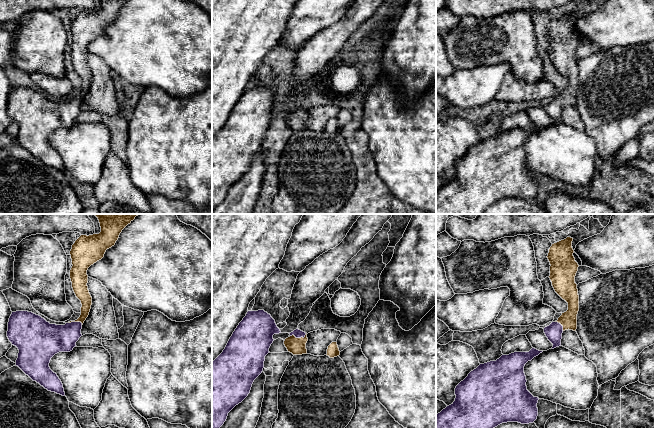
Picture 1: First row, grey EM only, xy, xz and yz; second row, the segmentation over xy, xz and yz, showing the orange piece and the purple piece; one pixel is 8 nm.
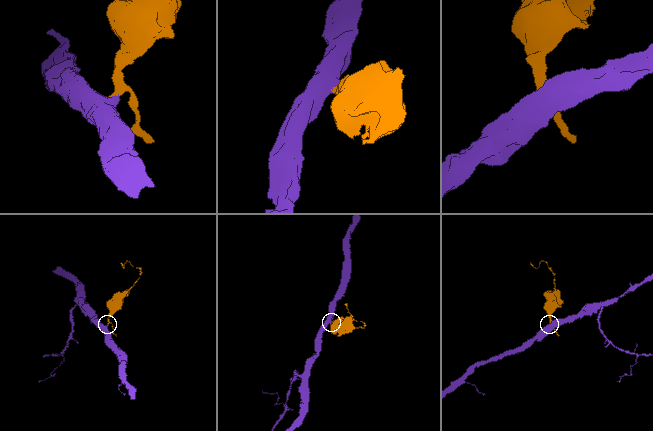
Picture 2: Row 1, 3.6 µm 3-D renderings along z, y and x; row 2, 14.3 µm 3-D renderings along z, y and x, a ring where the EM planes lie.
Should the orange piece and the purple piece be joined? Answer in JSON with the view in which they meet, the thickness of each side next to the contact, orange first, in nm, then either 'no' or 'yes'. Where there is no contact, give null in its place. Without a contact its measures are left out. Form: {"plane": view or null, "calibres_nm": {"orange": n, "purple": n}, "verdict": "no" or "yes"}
{"plane": "xz", "calibres_nm": {"orange": 140, "purple": 70}, "verdict": "yes"}

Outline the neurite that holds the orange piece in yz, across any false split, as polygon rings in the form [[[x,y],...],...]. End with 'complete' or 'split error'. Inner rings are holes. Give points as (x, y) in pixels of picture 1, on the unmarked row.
[[[567,13],[552,20],[548,29],[550,38],[550,56],[555,68],[568,79],[568,86],[544,104],[544,109],[553,120],[552,125],[561,122],[562,109],[565,106],[577,105],[577,90],[579,87],[579,71],[575,52],[578,39],[573,32],[573,14]]]; split error

